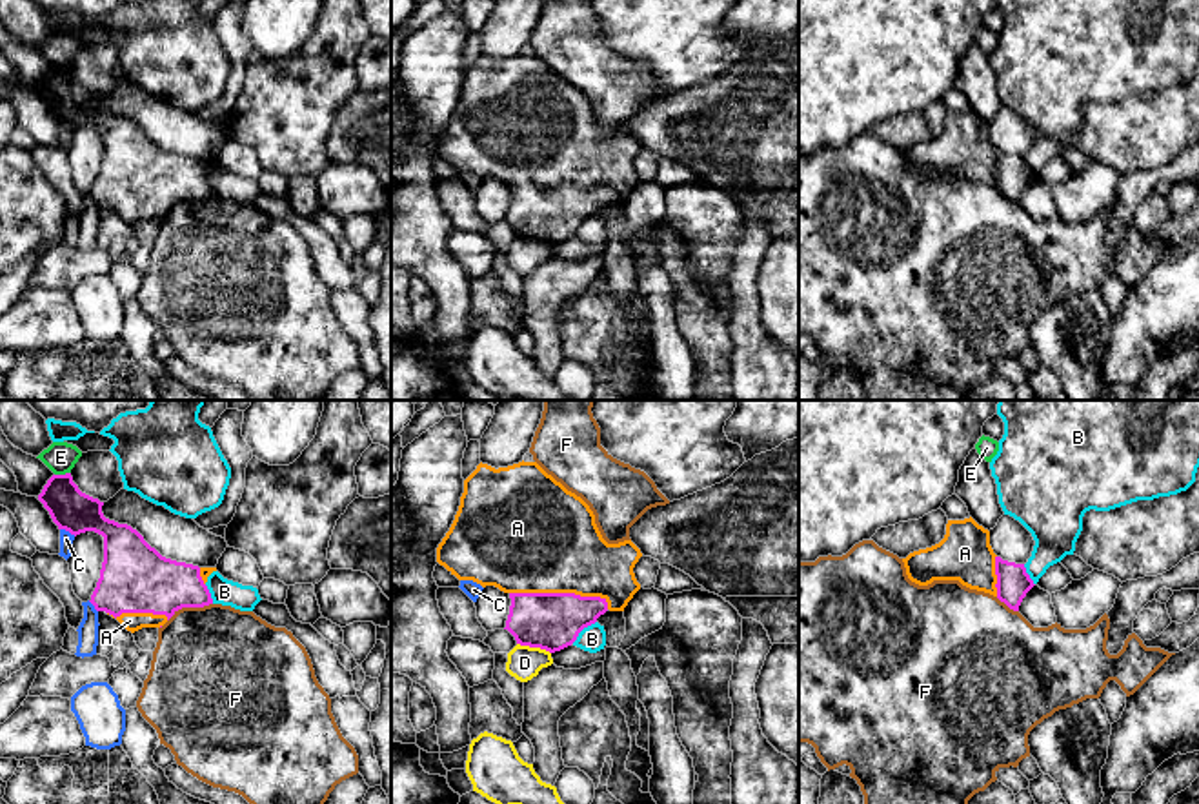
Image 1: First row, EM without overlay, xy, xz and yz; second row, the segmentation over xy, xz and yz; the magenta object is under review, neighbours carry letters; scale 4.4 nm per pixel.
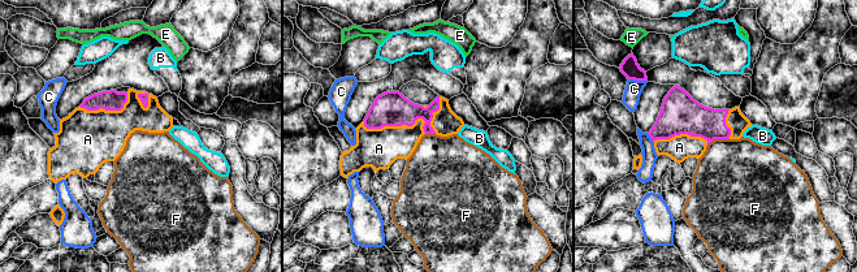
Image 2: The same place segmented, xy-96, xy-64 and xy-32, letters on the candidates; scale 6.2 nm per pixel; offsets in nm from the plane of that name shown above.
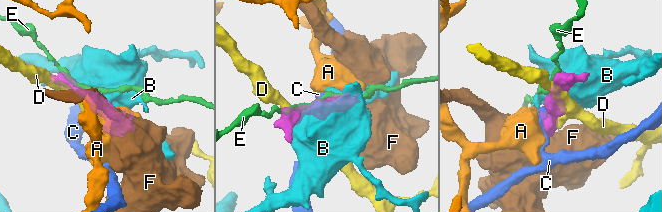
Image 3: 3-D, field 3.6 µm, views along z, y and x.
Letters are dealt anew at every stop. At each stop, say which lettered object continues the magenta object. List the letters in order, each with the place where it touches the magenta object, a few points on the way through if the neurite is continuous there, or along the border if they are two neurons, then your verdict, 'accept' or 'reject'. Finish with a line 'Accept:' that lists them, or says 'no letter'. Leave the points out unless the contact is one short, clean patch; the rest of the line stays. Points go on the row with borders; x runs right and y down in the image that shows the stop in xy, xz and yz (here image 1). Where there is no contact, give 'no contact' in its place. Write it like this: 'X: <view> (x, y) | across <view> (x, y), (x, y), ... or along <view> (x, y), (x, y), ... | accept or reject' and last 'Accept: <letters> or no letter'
A: xz (561, 593) | accept
B: xz (583, 628) | reject
C: xy (68, 530) | reject
D: xz (534, 646) | reject
E: xy (62, 475) | reject
F: xy (190, 606) | along xy (211, 602), (184, 606), (168, 621) | reject
Accept: A

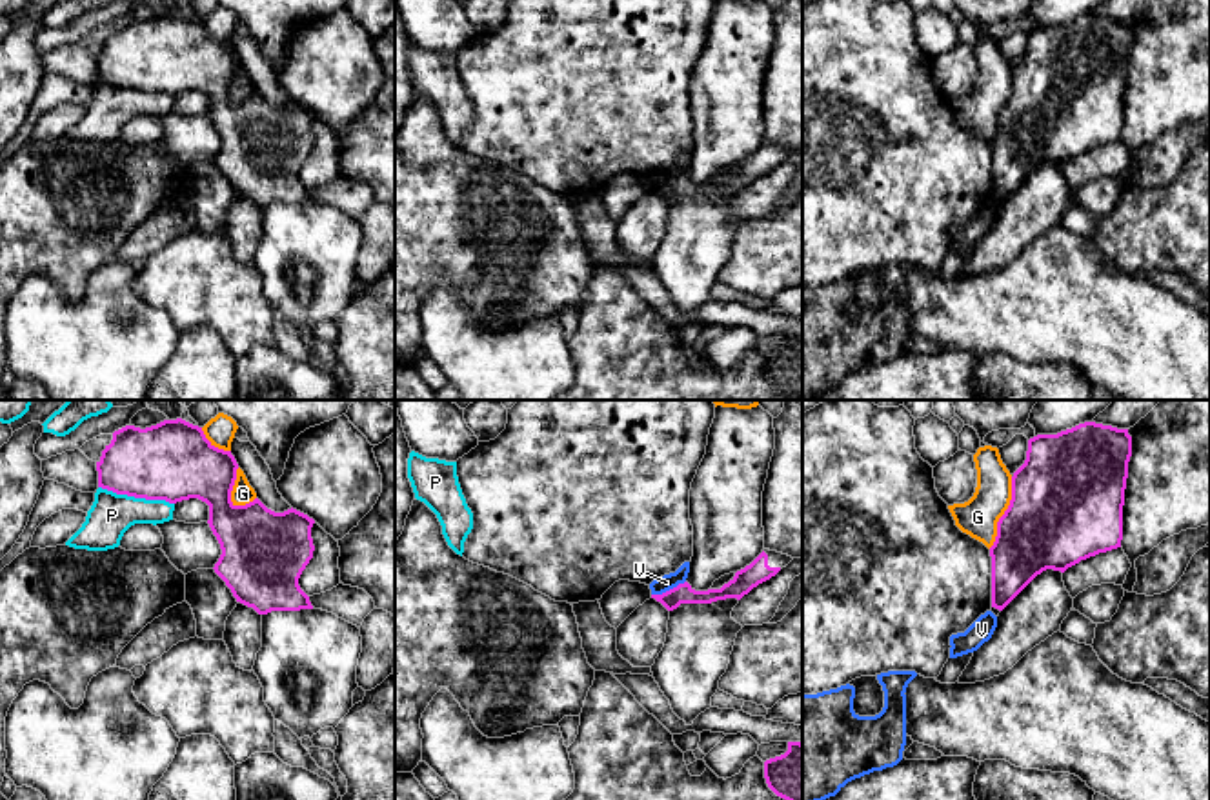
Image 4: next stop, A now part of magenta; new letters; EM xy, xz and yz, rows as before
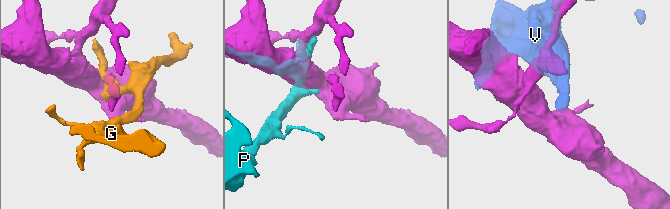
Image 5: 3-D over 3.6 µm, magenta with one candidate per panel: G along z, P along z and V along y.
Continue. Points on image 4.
G: yz (1005, 513) | reject
P: xy (137, 497) | reject
V: xz (670, 590) | along xz (685, 580), (652, 595) | reject
Accept: no letter

